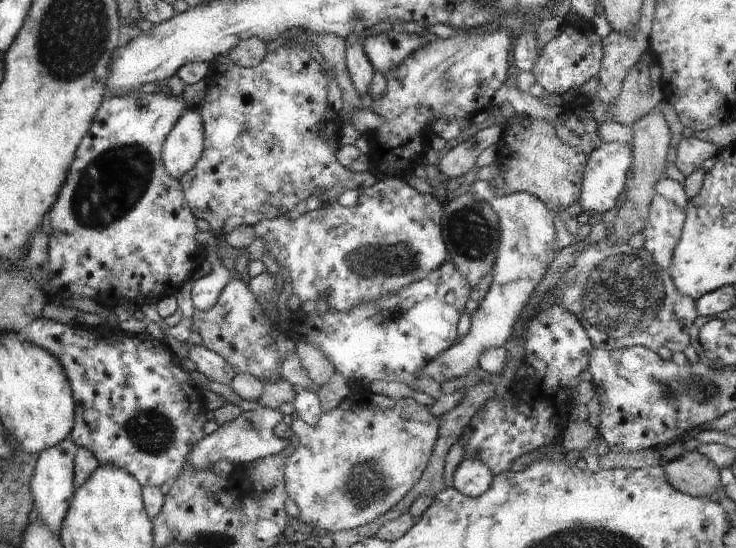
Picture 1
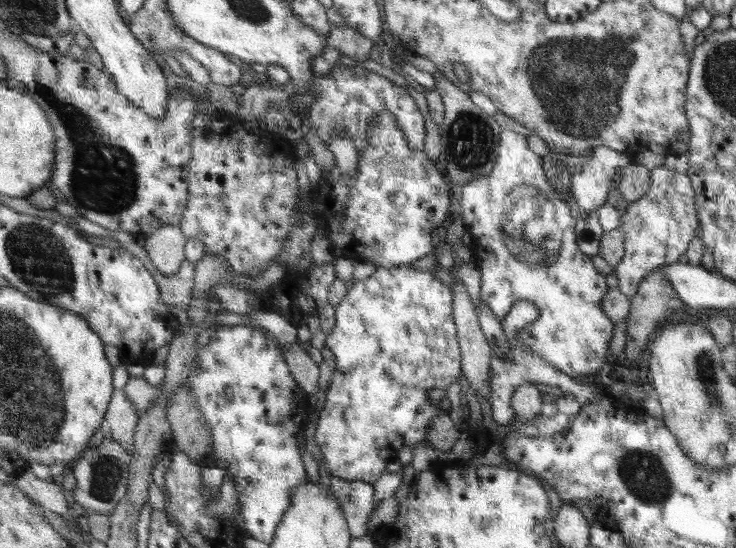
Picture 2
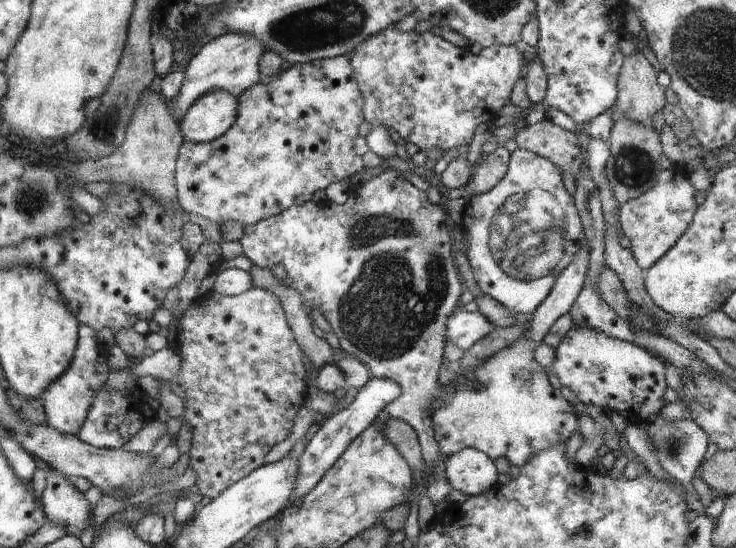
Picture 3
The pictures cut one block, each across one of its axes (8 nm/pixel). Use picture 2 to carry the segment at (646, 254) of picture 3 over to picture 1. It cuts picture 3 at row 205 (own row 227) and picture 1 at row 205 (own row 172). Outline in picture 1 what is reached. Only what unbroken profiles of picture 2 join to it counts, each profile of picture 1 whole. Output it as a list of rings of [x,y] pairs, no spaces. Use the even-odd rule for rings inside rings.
[[[655,194],[649,207],[649,222],[643,231],[646,238],[643,248],[652,254],[661,268],[668,270],[672,266],[674,248],[680,240],[685,221],[684,208]]]

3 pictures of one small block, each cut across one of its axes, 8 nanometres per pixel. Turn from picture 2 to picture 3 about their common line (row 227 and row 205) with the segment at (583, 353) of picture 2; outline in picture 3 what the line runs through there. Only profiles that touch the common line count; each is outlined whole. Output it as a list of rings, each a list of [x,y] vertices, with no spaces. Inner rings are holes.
[[[516,149],[504,179],[492,191],[474,195],[464,208],[463,225],[467,250],[464,256],[472,268],[482,294],[489,295],[506,310],[533,315],[547,299],[560,274],[572,264],[586,234],[575,200],[563,186],[561,170],[550,161],[526,149]]]

